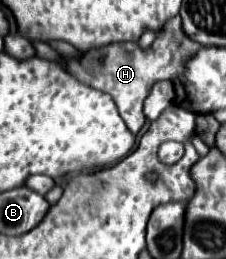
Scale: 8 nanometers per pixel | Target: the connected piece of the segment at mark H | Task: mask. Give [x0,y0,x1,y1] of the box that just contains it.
[62,16,204,134]

